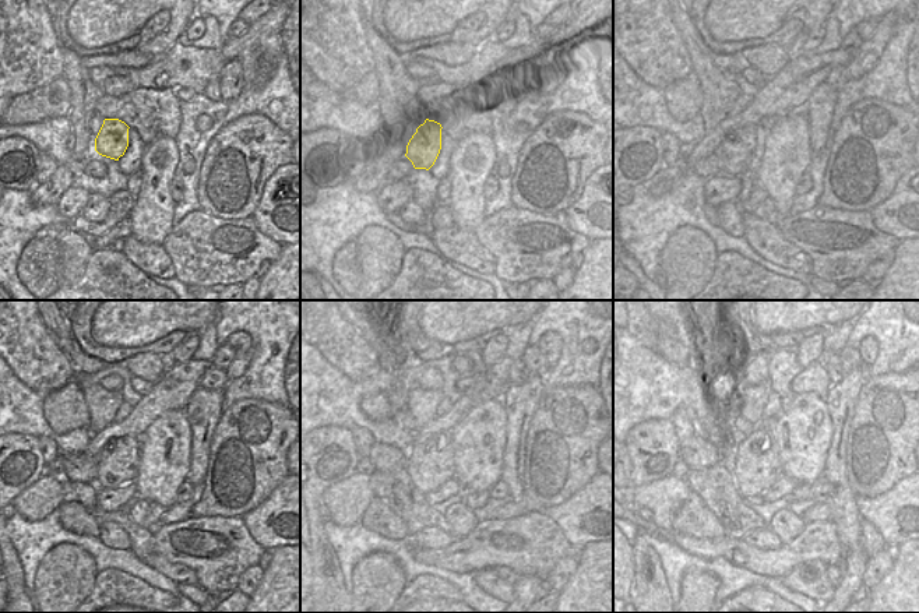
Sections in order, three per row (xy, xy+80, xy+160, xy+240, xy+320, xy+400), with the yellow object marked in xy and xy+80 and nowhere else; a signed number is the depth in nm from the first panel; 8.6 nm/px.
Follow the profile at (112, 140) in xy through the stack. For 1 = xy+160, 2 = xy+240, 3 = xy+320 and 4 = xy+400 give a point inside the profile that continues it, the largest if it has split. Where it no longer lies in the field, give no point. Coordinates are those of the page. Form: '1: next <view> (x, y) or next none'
1: next xy+160 (735, 152)
2: next xy+240 (118, 462)
3: next xy+320 (429, 462)
4: next xy+400 (754, 462)

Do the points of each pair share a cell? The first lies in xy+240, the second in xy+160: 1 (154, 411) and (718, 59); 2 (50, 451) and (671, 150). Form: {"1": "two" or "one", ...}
{"1": "two", "2": "one"}

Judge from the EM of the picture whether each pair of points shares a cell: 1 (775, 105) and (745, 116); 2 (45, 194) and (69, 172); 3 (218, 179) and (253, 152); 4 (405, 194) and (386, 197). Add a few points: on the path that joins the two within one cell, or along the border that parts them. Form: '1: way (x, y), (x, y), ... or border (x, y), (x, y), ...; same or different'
1: way (768, 105), (764, 105), (752, 115); same
2: way (50, 190), (63, 178); same
3: way (228, 178), (246, 162); same
4: way (401, 194), (390, 197); same

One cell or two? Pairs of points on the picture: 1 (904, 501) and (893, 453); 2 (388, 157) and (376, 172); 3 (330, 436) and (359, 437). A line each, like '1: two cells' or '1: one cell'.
1: two cells
2: one cell
3: two cells

